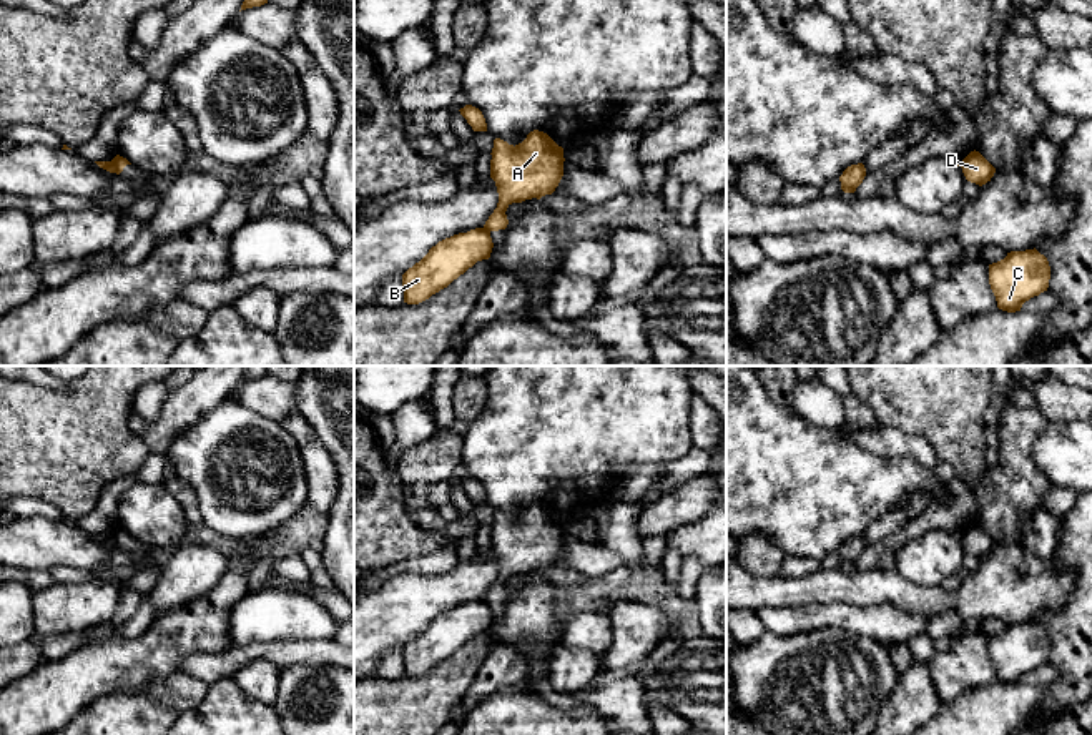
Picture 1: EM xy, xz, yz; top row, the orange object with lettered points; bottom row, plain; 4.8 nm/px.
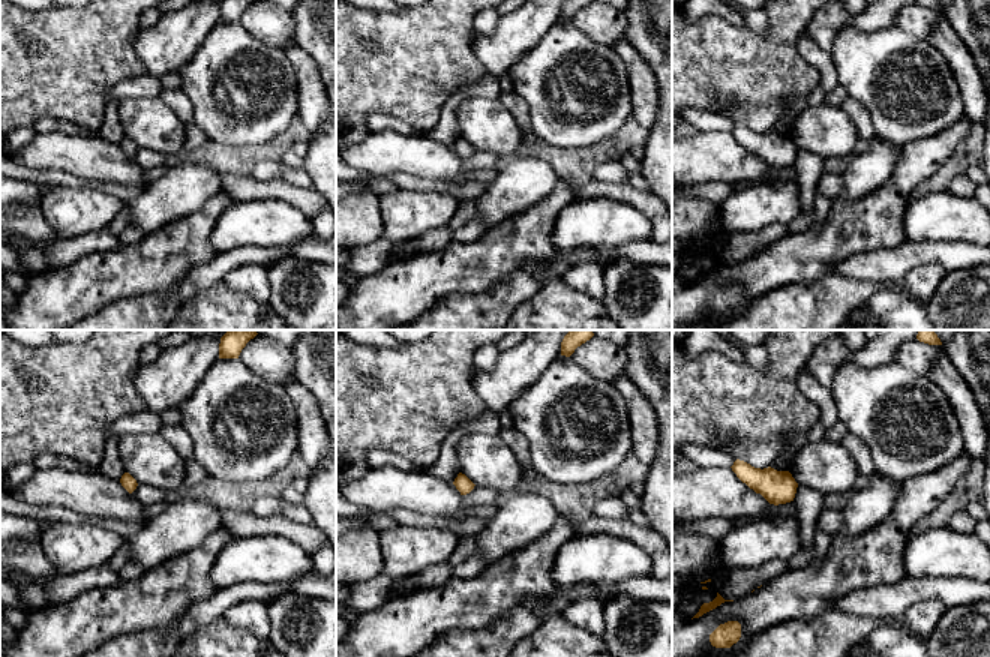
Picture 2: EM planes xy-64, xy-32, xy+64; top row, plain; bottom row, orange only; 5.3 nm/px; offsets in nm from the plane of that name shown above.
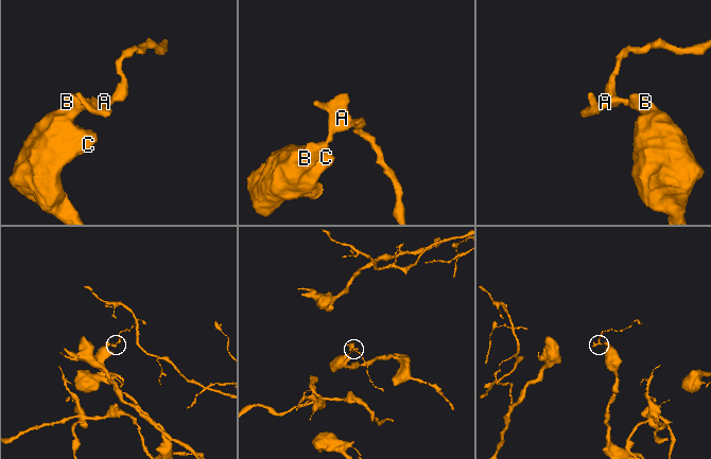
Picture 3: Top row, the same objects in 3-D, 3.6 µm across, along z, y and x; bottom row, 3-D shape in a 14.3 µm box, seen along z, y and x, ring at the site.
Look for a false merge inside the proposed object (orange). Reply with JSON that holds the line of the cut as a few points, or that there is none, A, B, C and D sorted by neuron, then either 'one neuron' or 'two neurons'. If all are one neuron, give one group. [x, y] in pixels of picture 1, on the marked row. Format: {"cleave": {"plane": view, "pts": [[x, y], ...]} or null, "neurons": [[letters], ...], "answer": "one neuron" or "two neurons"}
{"cleave": {"plane": "xz", "pts": [[482, 228], [489, 233]]}, "neurons": [["A"], ["B", "C", "D"]], "answer": "two neurons"}

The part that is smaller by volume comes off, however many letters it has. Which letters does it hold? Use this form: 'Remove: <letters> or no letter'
Remove: A

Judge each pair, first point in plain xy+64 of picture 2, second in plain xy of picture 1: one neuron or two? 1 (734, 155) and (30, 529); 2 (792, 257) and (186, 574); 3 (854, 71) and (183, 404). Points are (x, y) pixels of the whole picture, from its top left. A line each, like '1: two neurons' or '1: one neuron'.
1: one neuron
2: two neurons
3: two neurons

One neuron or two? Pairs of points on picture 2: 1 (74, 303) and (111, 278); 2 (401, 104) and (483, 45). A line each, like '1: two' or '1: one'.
1: one
2: two

